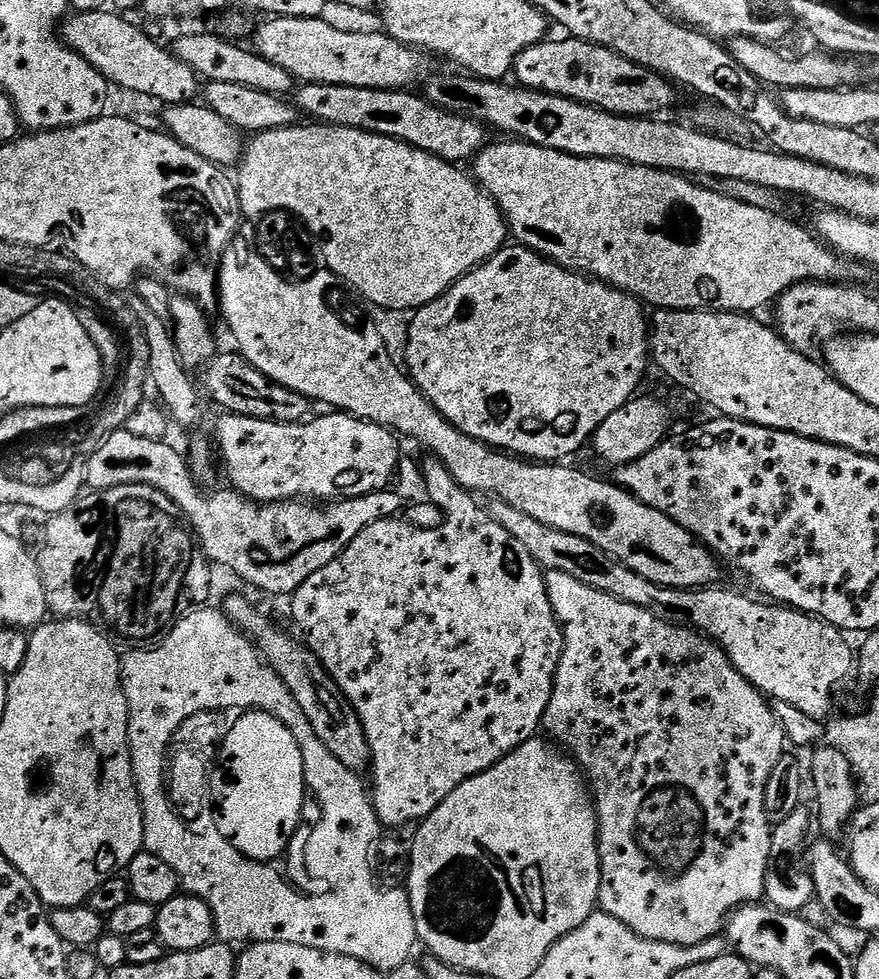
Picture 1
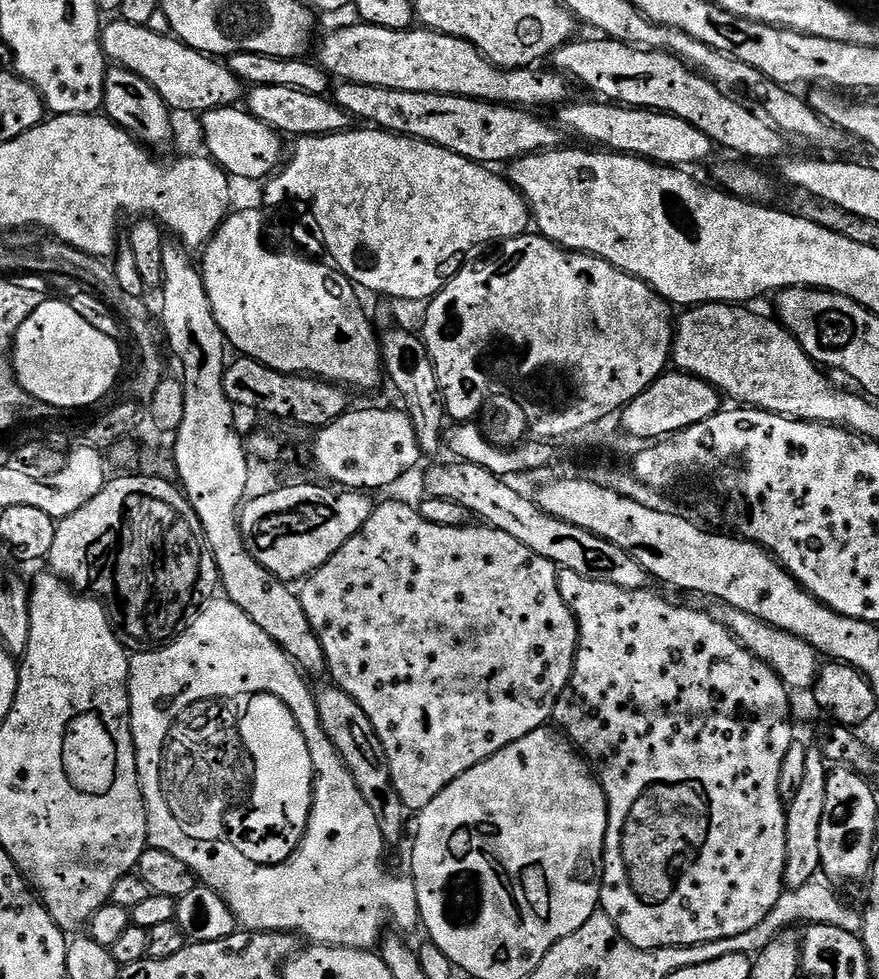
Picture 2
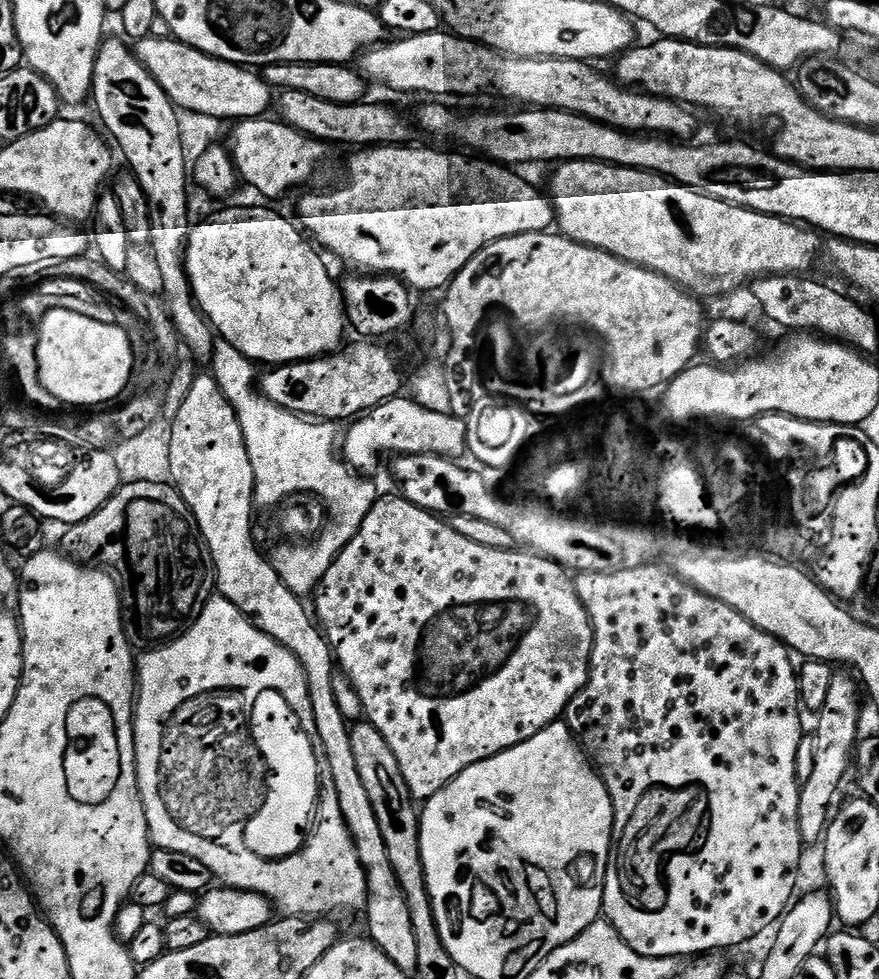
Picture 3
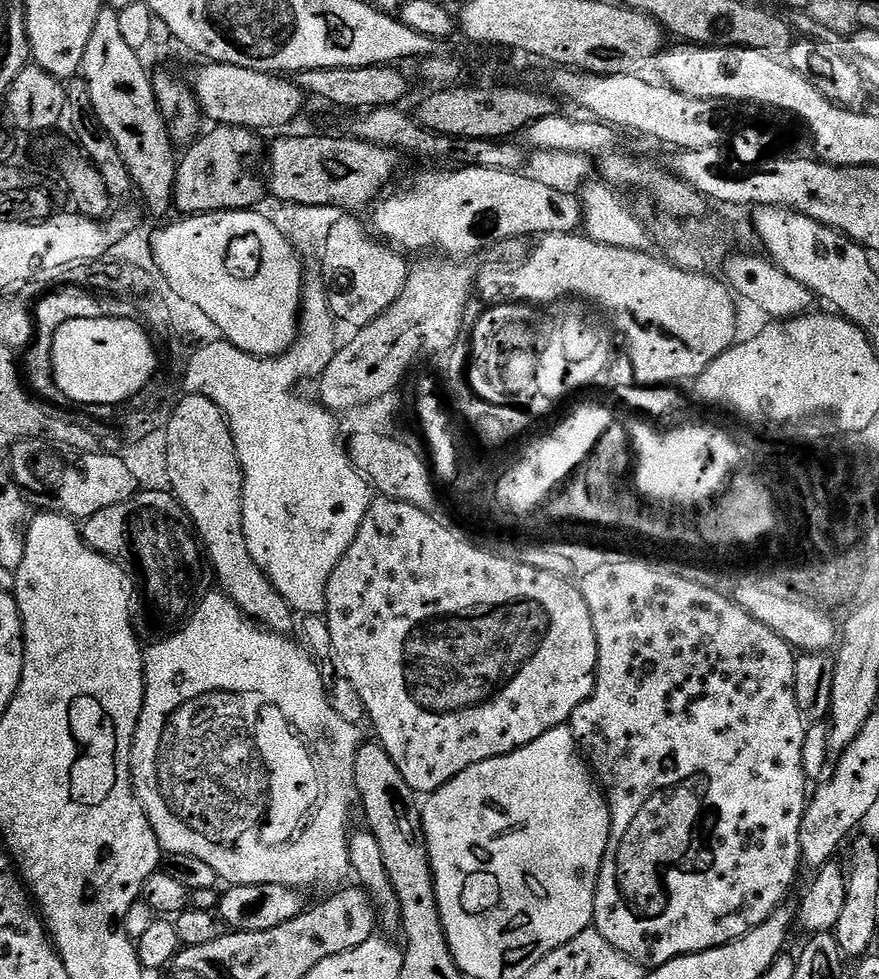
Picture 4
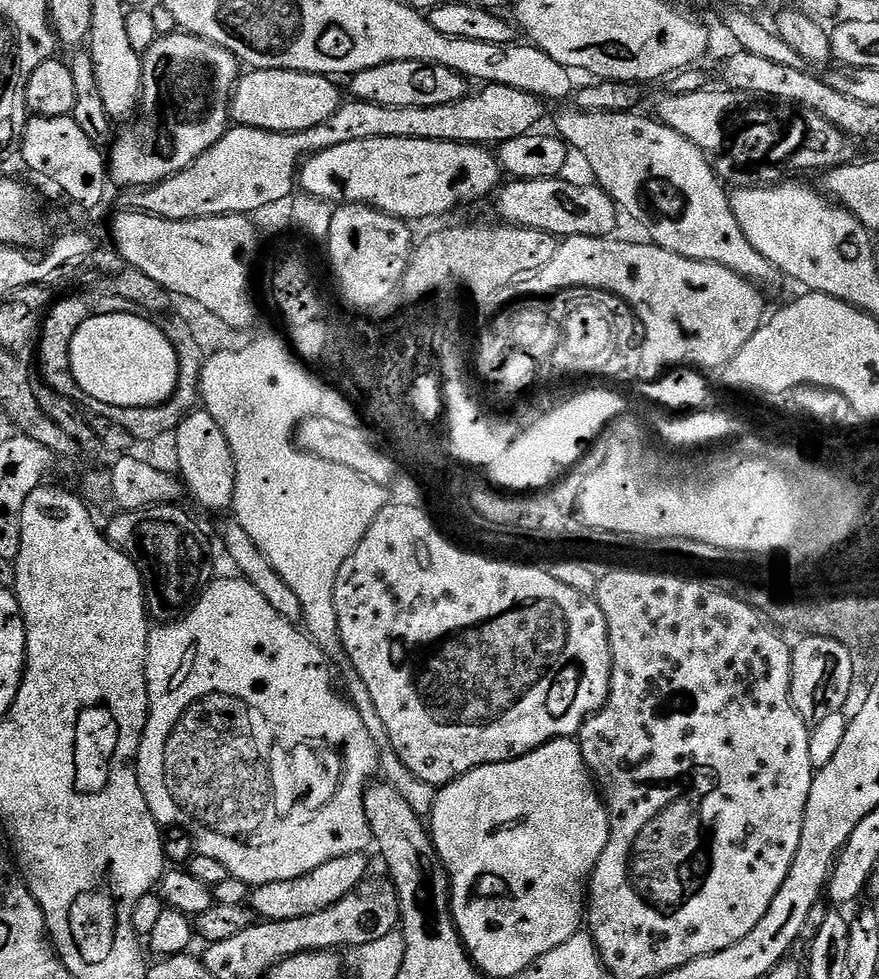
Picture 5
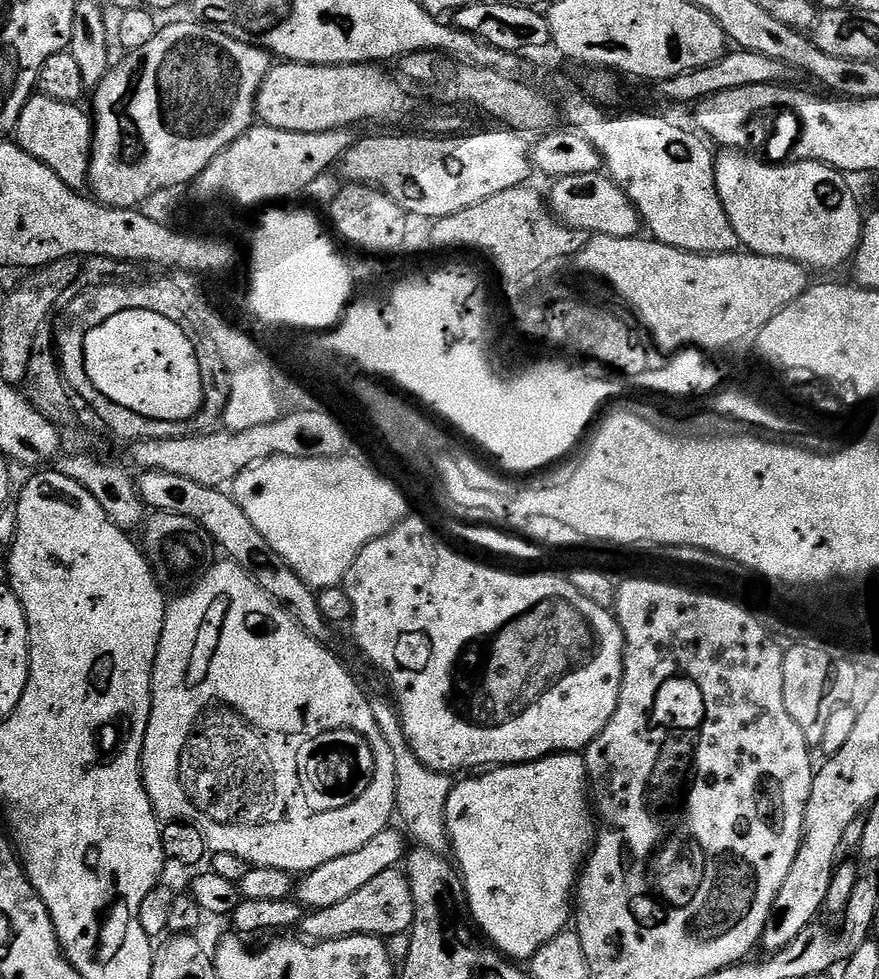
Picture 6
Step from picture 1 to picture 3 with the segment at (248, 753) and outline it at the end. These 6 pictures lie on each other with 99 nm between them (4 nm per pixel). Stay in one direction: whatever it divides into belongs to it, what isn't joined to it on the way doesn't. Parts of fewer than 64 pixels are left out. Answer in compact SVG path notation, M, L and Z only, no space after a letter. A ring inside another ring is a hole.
M264 692L264 696L256 700L256 740L260 740L260 748L264 748L264 756L268 756L272 772L276 772L276 776L272 776L268 808L264 808L264 812L252 820L252 828L248 828L248 848L260 852L260 856L284 856L284 852L292 852L292 848L300 845L300 836L304 836L304 828L308 828L312 800L316 800L322 764L318 753L308 748L308 740L300 736L296 719L293 710L284 708L284 700L272 696L272 692Z

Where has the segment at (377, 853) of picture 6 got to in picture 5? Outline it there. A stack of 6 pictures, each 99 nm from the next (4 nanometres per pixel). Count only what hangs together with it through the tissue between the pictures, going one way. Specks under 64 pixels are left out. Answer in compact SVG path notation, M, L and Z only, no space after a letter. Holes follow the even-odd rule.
M364 852L346 854L301 876L288 876L286 882L257 884L250 894L250 907L264 922L290 922L294 918L310 918L318 910L330 910L334 902L346 898L369 875L366 857Z

